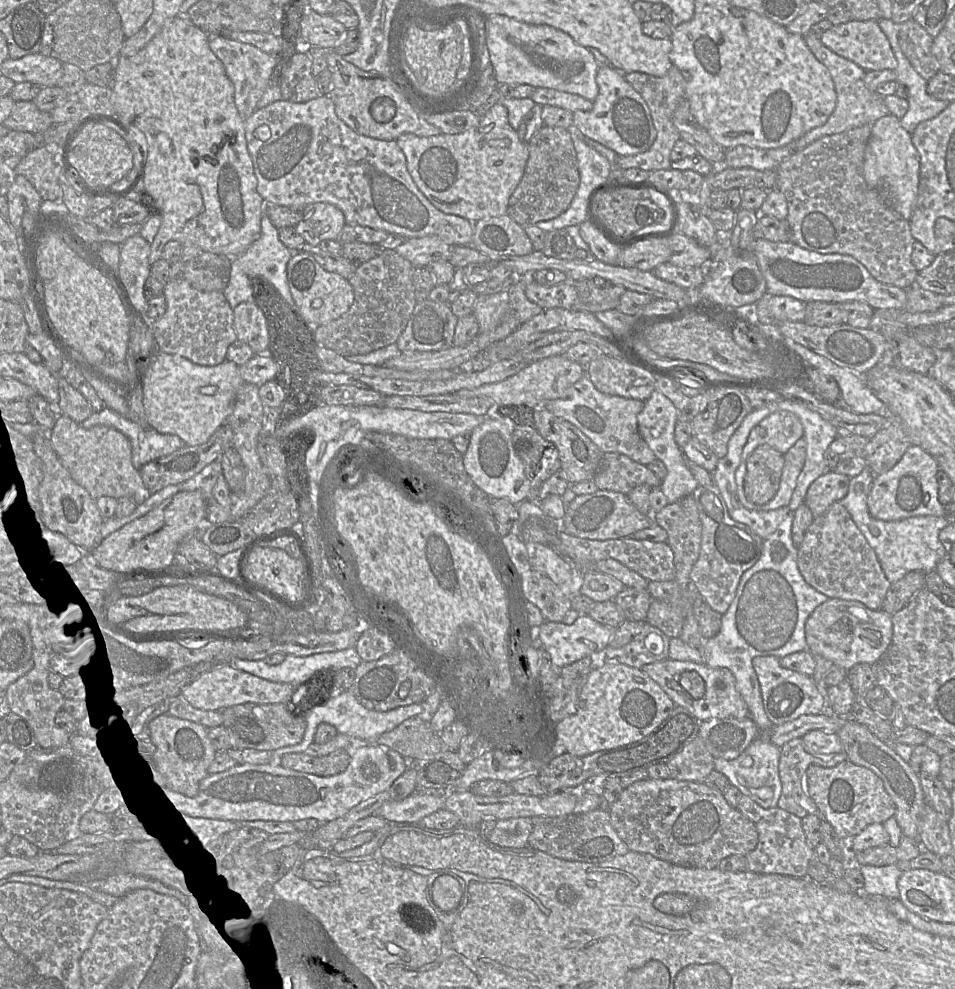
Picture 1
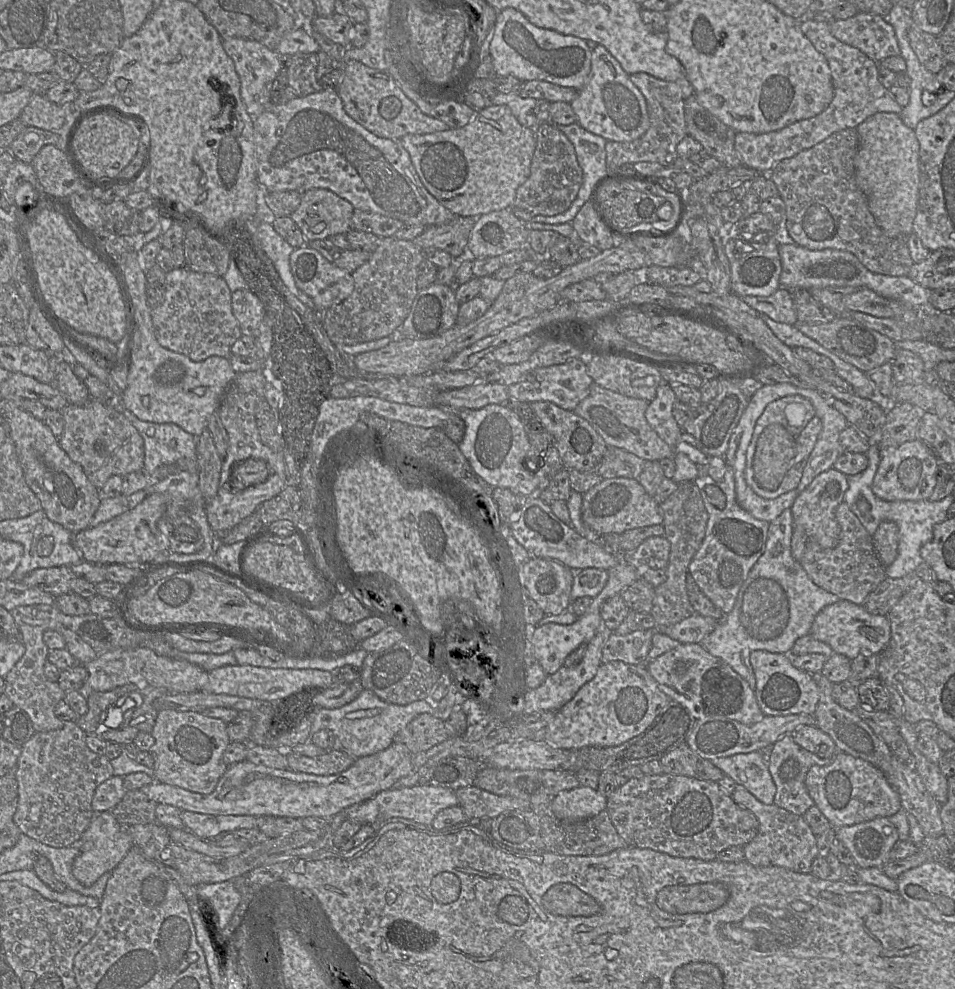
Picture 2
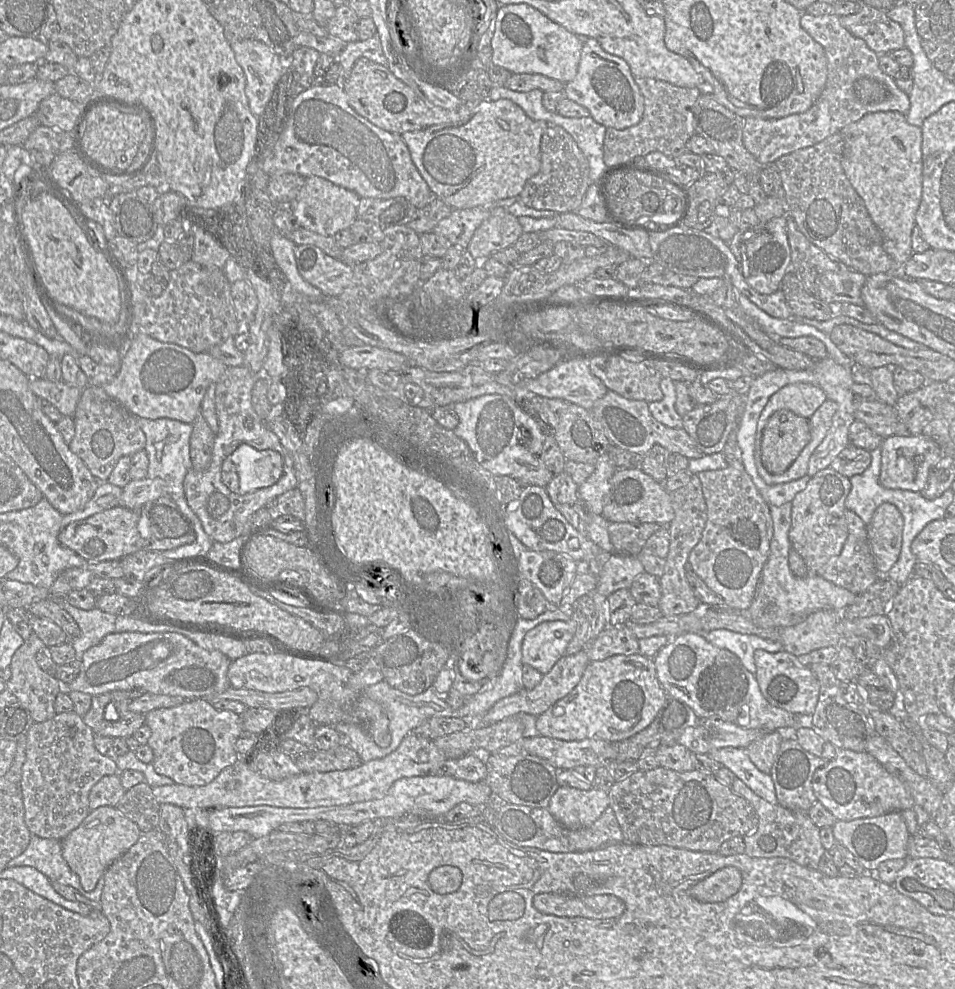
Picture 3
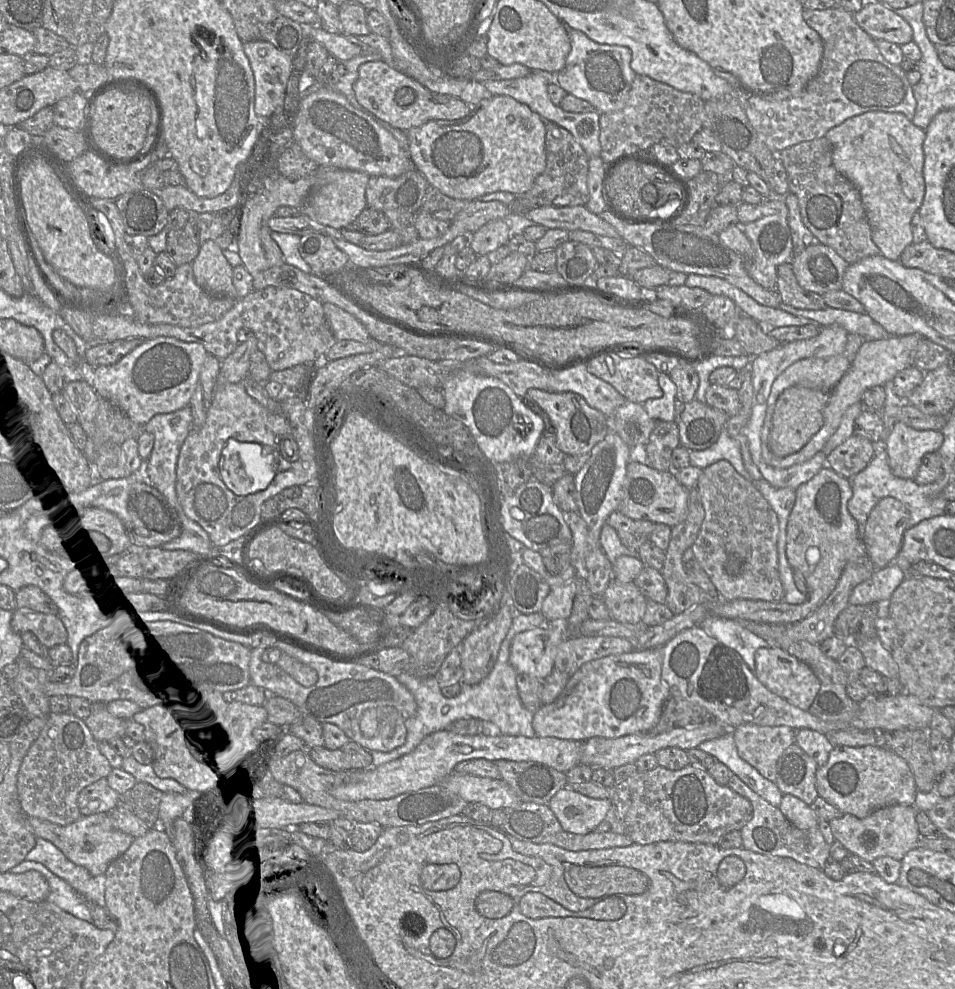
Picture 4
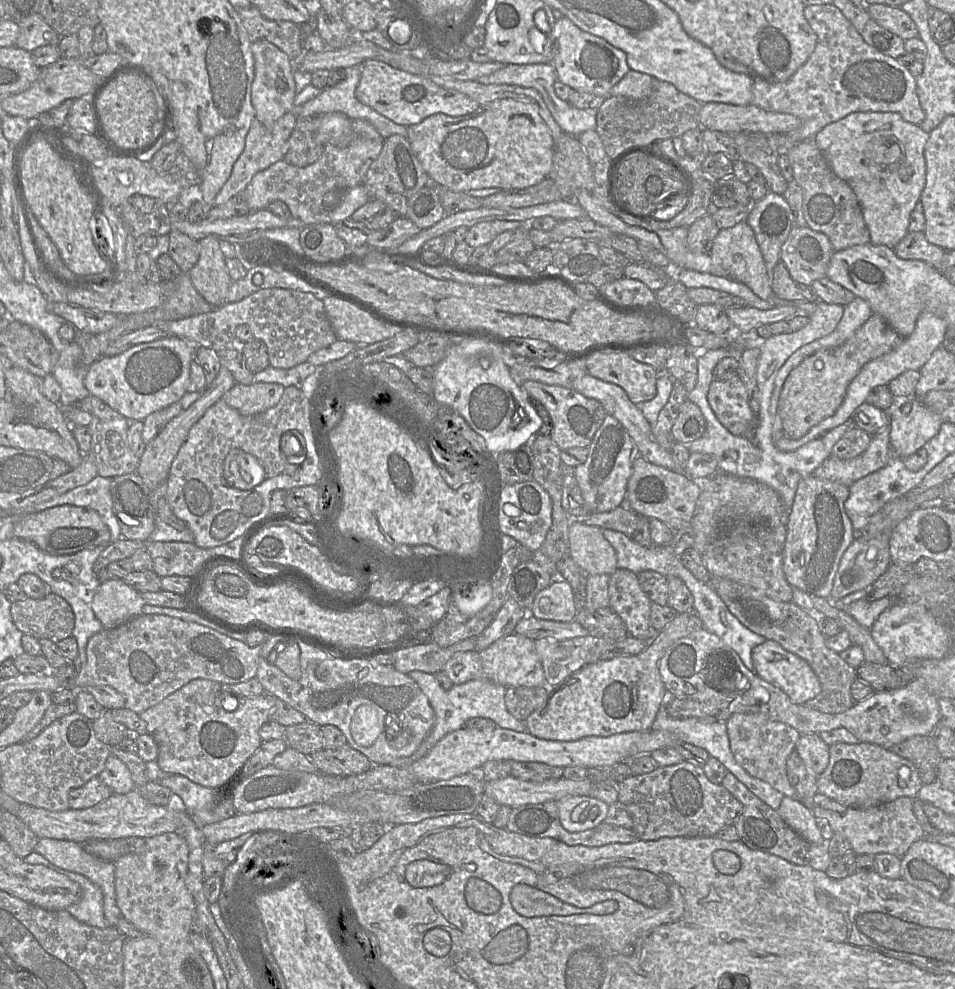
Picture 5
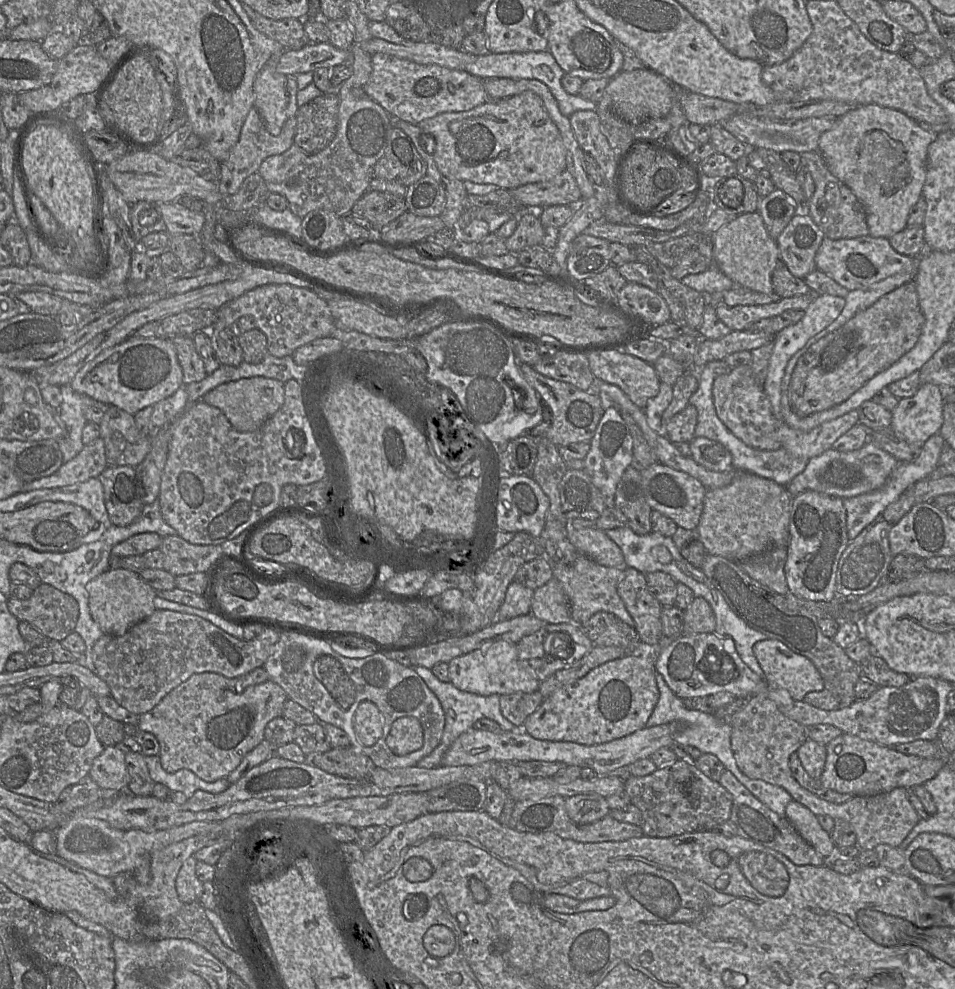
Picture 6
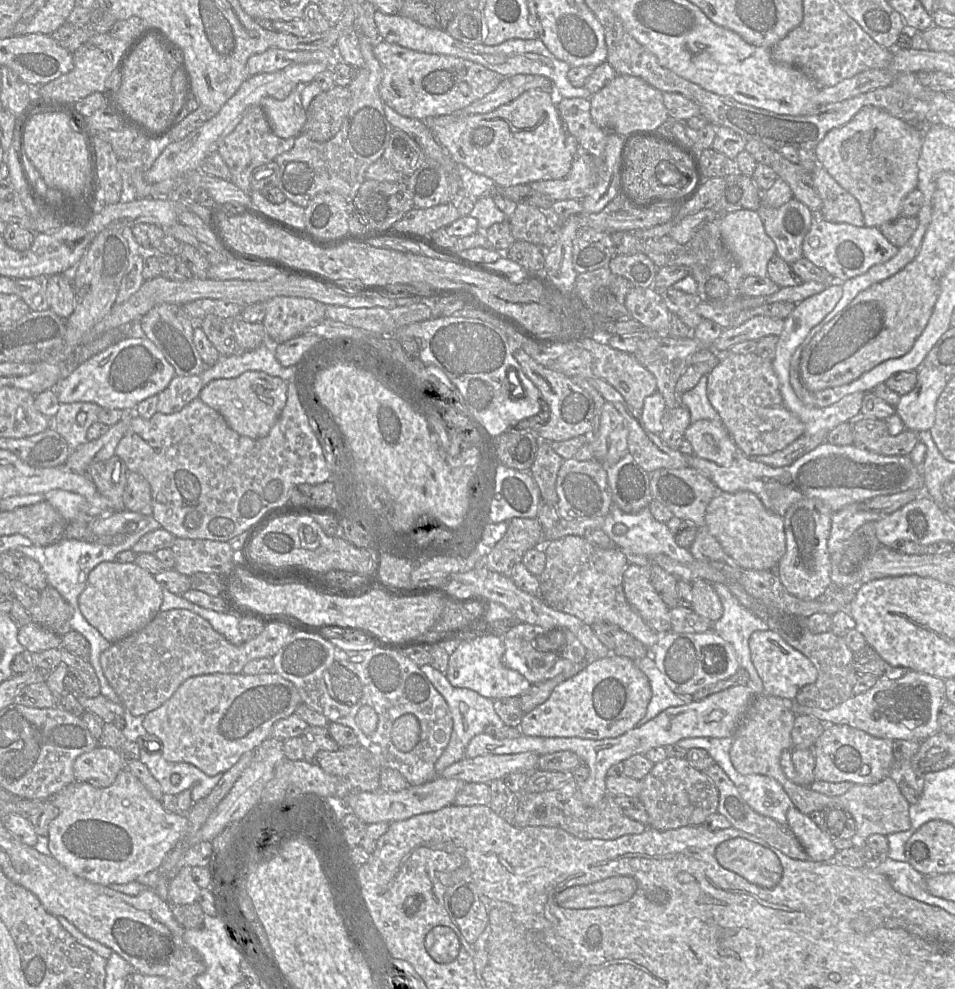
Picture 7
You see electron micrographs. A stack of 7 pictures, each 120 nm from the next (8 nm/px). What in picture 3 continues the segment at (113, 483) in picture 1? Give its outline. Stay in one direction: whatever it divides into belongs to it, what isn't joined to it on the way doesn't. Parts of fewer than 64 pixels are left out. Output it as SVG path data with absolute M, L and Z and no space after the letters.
M88 385L82 390L73 420L75 435L68 444L69 448L85 463L99 483L108 481L122 456L131 456L145 449L145 434L135 416L111 398L102 387Z

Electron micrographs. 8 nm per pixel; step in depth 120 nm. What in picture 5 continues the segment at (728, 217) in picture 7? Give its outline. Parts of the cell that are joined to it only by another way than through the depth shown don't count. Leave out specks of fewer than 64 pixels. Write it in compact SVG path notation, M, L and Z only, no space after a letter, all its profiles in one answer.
M746 221L739 222L731 228L720 229L710 246L709 254L714 263L727 271L729 278L745 284L759 298L772 300L774 294L765 262L754 232Z

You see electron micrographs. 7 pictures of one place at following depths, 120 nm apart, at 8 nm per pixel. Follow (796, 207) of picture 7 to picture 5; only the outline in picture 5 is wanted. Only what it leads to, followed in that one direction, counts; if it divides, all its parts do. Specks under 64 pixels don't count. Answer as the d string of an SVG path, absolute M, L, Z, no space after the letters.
M793 226L781 247L780 260L794 281L811 285L815 280L826 277L833 252L826 235L808 226Z

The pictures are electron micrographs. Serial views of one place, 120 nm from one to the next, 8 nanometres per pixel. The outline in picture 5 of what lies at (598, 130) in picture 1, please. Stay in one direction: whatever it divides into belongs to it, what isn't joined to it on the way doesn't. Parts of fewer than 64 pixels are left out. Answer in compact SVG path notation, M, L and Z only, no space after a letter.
M565 16L559 18L550 33L545 36L556 44L553 66L557 81L575 91L608 98L612 88L631 70L627 63L627 54L623 50L612 46L603 38L583 31Z

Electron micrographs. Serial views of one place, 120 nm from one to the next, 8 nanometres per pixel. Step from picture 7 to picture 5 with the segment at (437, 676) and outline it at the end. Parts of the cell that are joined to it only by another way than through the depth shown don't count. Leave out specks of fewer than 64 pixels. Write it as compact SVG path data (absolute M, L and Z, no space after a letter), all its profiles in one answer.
M411 671L407 674L412 678L427 696L435 713L434 725L417 750L409 757L393 760L389 765L400 768L408 768L412 763L426 755L429 750L444 736L460 729L471 718L489 718L499 728L510 729L516 732L525 732L525 722L514 718L505 705L506 687L488 680L471 680L463 684L454 684L449 690L444 690L436 680L434 674L422 671Z

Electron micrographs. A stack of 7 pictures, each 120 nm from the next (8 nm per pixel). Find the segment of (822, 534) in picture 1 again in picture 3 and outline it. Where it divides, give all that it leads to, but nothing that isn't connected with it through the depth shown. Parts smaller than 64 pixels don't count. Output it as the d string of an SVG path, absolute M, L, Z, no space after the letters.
M849 509L845 510L845 517L848 525L848 537L842 551L833 560L823 565L817 574L858 596L874 584L881 574L878 573L874 564L866 525L857 514Z

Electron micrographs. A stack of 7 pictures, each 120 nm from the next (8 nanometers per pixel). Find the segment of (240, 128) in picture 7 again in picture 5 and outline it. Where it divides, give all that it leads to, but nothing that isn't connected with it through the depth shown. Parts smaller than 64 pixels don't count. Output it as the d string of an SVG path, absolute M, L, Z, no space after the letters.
M292 111L280 117L272 129L267 129L257 118L252 121L245 139L245 148L234 163L229 179L216 195L214 205L224 204L236 194L244 191L255 174L284 158L287 151L287 142L295 127L296 120L297 116Z

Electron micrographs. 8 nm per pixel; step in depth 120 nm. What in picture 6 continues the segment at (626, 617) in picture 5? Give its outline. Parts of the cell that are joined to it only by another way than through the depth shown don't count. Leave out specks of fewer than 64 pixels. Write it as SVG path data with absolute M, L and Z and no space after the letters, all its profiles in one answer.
M632 567L625 568L617 589L635 622L640 641L648 645L657 645L663 638L663 606L650 593L645 575Z

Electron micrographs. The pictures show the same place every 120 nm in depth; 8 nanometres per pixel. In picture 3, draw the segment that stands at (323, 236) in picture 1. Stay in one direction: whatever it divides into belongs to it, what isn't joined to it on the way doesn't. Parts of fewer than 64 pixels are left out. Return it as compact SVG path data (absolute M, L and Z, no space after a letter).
M310 176L305 179L305 184L288 206L300 227L322 236L333 237L337 232L350 228L356 220L360 199L352 190L335 185L322 177Z

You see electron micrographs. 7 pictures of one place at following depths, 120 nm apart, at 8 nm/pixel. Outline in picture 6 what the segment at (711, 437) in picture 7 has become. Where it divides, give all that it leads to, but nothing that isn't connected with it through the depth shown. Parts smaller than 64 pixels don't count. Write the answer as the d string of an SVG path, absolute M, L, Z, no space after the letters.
M694 437L689 443L690 457L699 465L712 471L732 468L732 455L720 442L706 437Z

